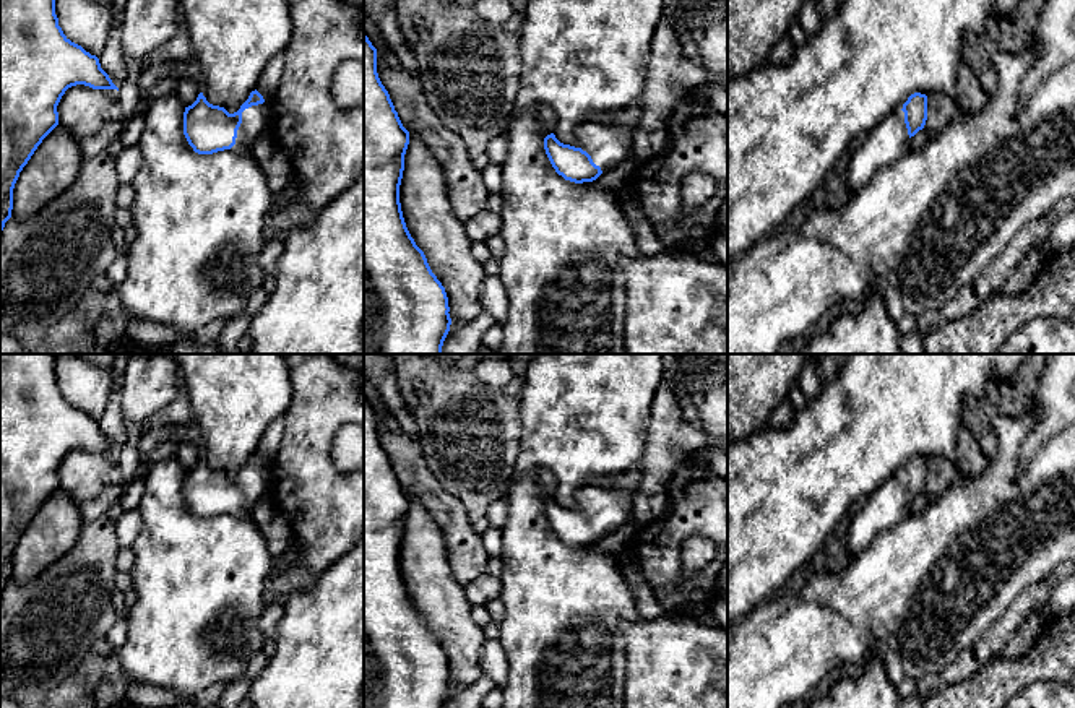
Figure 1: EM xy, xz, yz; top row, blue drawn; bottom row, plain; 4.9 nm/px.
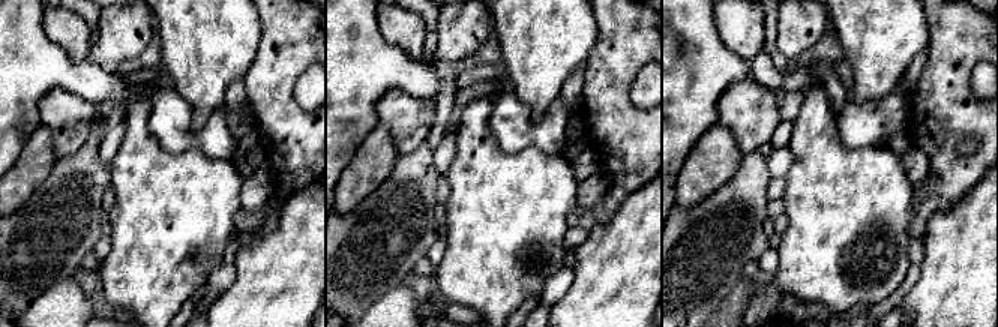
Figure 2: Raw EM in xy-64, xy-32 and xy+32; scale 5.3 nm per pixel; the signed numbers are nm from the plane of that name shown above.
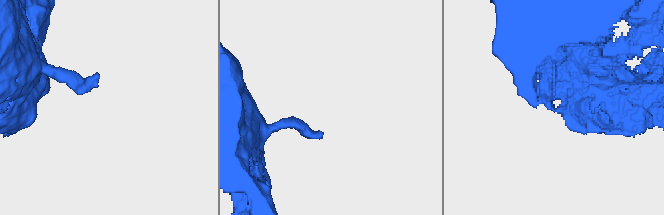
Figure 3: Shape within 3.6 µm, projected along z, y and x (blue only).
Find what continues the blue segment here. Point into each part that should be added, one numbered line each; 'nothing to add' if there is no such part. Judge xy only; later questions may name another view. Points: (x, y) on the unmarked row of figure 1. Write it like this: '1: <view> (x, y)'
1: xy (254, 483)

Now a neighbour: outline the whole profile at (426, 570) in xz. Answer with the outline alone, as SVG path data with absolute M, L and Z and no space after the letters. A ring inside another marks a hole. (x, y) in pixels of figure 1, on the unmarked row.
M409 497L399 567L411 601L445 651L450 692L460 693L482 677L481 653L487 640L471 617L464 586L451 573L440 526L416 497Z

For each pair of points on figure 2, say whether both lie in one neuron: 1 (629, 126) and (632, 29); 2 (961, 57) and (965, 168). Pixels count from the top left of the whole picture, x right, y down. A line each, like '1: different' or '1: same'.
1: same
2: same

